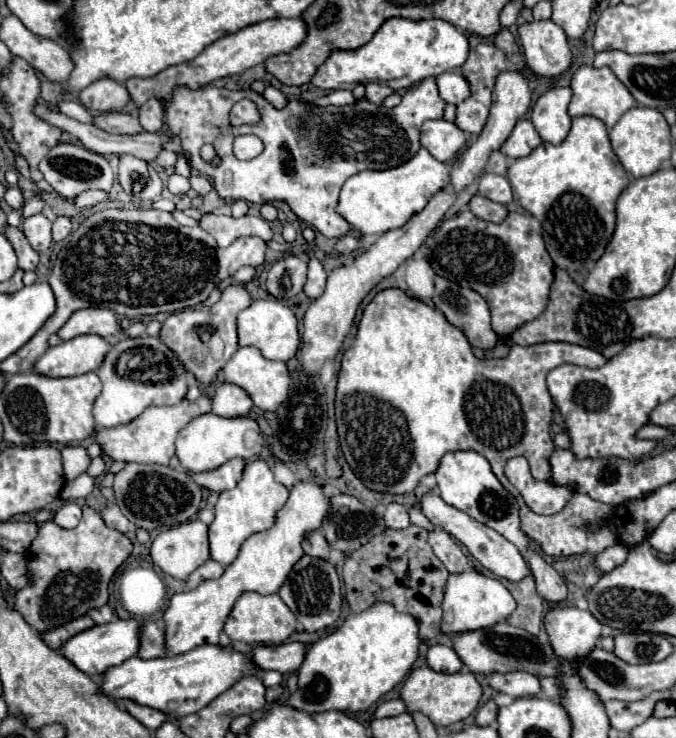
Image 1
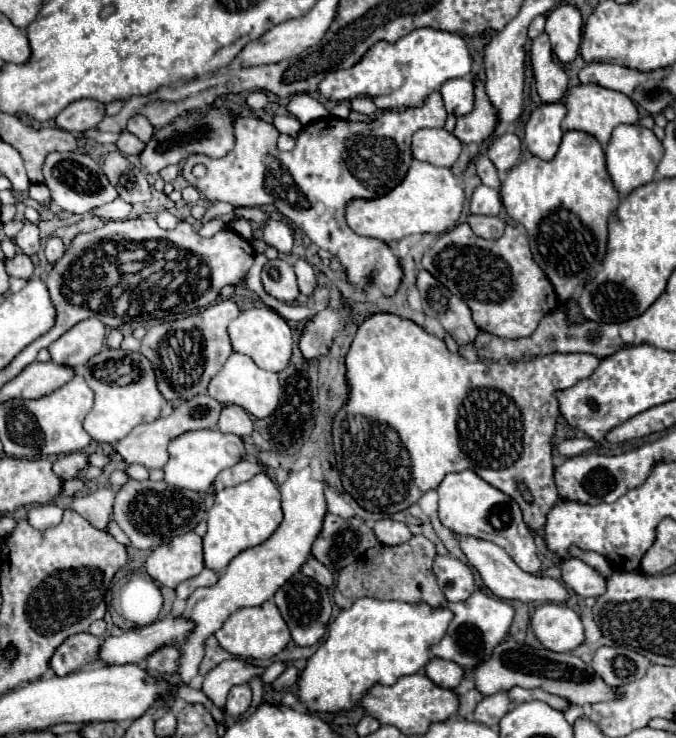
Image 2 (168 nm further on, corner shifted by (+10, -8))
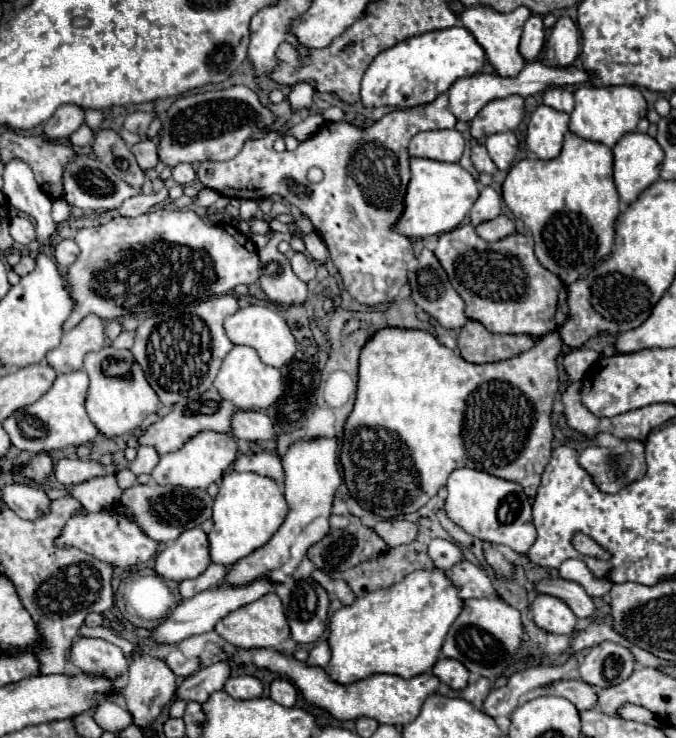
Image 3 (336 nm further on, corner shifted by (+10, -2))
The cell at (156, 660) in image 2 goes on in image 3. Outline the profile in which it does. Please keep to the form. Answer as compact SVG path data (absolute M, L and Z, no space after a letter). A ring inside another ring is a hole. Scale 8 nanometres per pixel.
M178 648L172 650L172 652L168 652L164 656L164 660L166 660L168 668L176 676L190 676L190 674L194 674L200 668L200 660L198 658L186 658Z

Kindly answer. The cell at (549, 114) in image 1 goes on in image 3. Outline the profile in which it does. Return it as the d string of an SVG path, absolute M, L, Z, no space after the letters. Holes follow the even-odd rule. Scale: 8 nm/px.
M538 106L528 122L526 144L540 158L550 160L560 154L564 132L568 130L570 116L566 112L558 112L550 106Z

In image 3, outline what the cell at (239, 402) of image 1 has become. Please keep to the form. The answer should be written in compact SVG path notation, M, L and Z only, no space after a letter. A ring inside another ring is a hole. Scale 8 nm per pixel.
M236 410L232 416L232 436L256 442L256 440L272 440L276 434L270 418L264 412Z

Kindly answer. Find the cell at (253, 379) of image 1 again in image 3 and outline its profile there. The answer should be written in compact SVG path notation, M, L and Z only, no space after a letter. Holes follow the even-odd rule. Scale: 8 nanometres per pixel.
M234 346L232 352L224 358L222 368L214 380L214 388L224 400L234 402L236 408L242 410L266 410L272 402L282 394L282 376L276 368L266 366L254 348L250 346Z

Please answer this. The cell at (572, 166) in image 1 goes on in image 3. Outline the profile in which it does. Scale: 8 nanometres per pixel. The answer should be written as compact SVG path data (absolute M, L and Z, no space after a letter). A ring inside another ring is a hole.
M566 132L558 158L548 162L524 158L510 168L502 184L502 198L510 212L530 228L536 242L534 252L538 262L546 270L554 272L566 286L586 276L586 272L604 256L608 256L614 246L614 222L620 212L620 198L612 180L612 150L604 144L580 138L574 132Z

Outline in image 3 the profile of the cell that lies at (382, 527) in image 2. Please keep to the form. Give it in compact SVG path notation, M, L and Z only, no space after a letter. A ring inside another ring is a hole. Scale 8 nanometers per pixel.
M380 520L374 526L374 532L378 532L378 536L382 536L382 540L390 548L394 548L394 546L410 544L412 540L416 540L418 526L408 520Z

